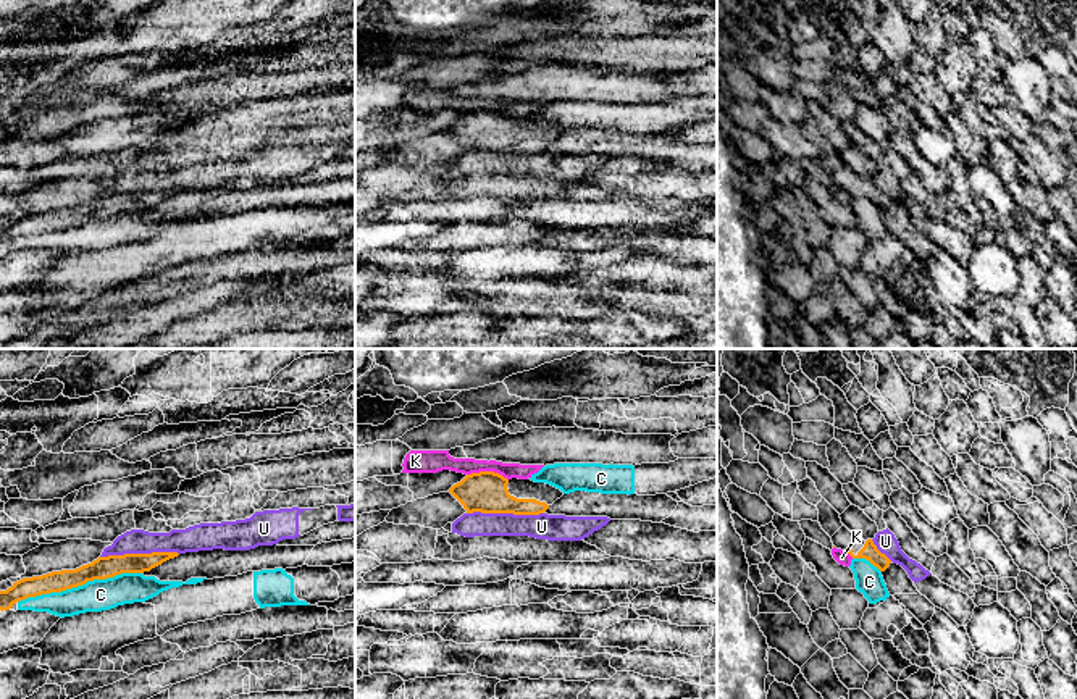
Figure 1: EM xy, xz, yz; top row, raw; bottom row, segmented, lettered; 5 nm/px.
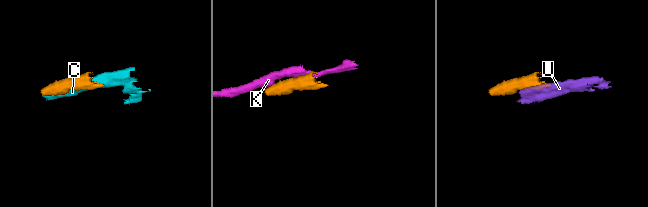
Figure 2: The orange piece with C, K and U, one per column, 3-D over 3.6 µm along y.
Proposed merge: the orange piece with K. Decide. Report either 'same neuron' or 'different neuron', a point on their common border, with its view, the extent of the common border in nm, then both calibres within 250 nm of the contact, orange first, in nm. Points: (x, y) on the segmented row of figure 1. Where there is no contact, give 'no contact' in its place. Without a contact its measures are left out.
different neuron | xz (488, 472) | 220 nm | 200/100 nm

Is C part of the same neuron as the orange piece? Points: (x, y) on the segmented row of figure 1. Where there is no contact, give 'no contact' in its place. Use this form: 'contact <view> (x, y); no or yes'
contact xy (79, 585); no

